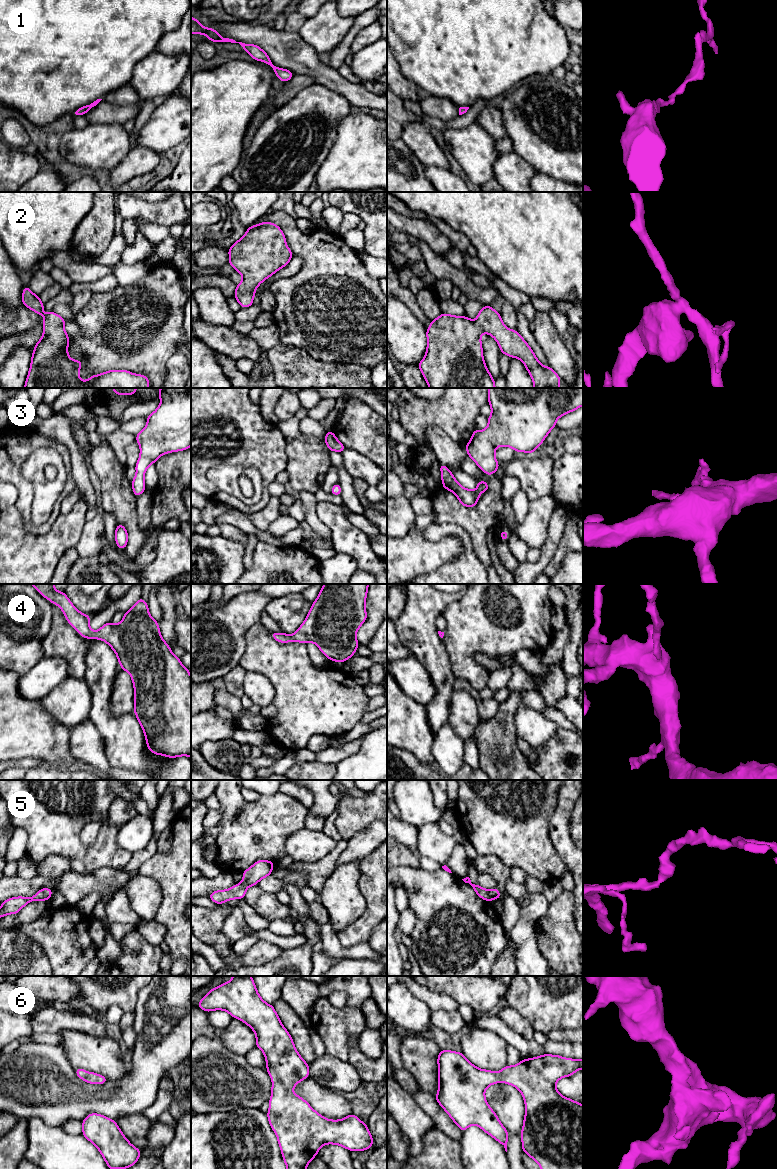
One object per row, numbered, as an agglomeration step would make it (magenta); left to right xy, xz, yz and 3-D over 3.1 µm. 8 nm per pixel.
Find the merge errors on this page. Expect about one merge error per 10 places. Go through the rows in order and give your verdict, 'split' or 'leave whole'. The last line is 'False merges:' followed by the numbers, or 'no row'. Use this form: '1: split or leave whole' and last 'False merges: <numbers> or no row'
1: leave whole
2: leave whole
3: leave whole
4: leave whole
5: leave whole
6: leave whole
False merges: no row

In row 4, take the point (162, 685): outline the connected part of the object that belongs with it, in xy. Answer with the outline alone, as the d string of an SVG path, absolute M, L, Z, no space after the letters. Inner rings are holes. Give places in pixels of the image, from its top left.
M30 584L51 603L58 605L67 622L84 638L105 641L116 653L120 668L127 671L134 685L134 713L143 729L146 744L151 753L169 758L191 757L191 676L163 640L158 622L149 614L148 605L141 597L132 608L125 612L119 624L108 622L96 632L89 627L91 616L81 613L68 599L65 592L59 592L54 584Z

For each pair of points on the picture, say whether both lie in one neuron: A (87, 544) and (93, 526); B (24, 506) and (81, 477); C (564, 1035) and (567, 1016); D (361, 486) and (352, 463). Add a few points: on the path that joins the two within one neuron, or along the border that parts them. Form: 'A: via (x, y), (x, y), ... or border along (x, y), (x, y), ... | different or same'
A: via (90, 540), (93, 530) | same
B: border along (69, 458), (72, 478), (76, 485) | different
C: border along (572, 1029), (553, 1029), (547, 1035) | different
D: border along (354, 478), (362, 478), (368, 485) | different

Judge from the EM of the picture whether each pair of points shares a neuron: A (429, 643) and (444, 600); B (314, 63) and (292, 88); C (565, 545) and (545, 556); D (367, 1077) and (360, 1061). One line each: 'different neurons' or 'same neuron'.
A: same neuron
B: different neurons
C: different neurons
D: same neuron

